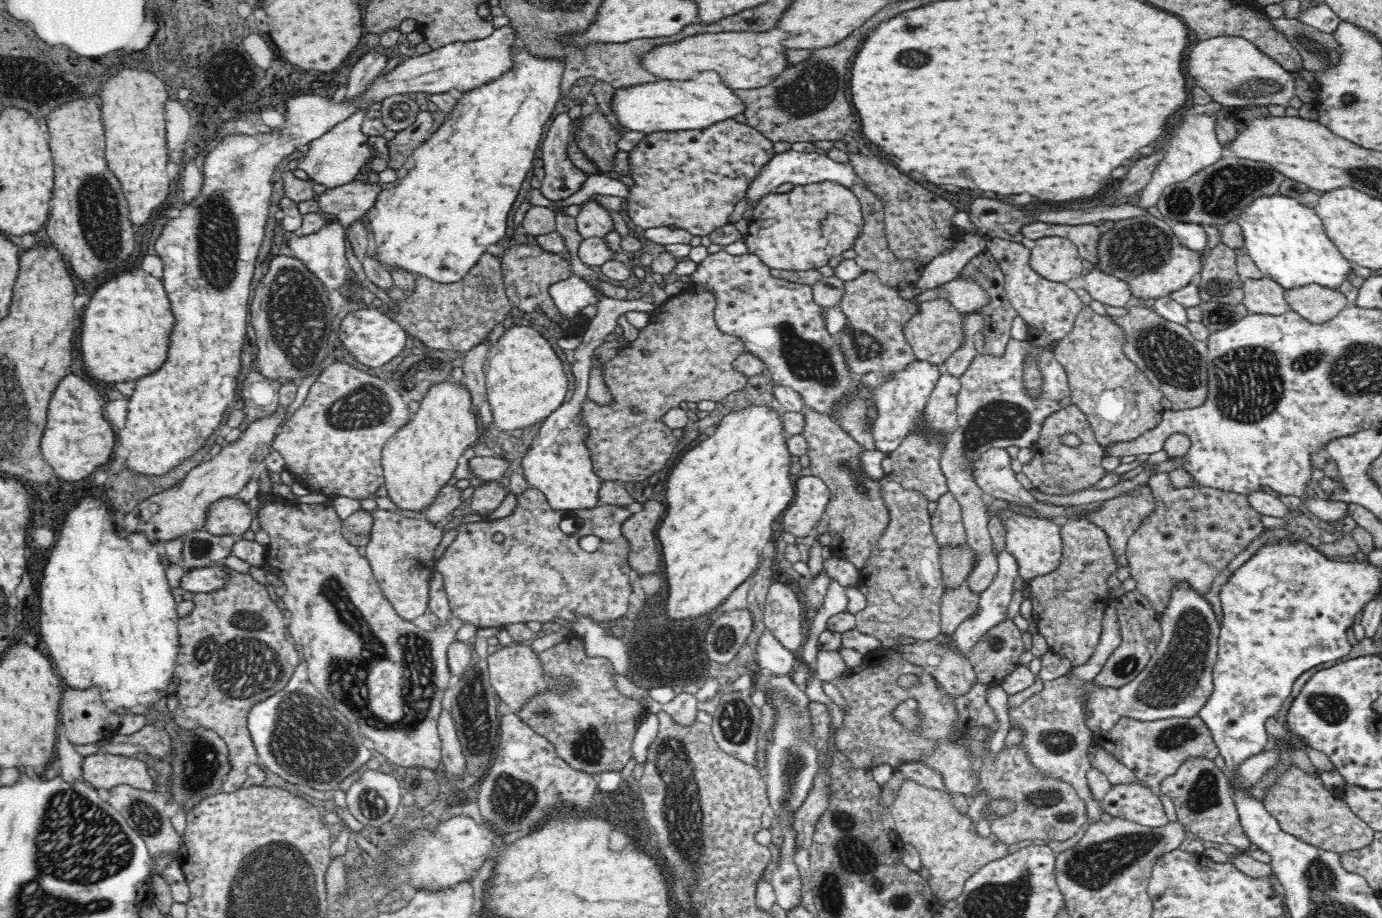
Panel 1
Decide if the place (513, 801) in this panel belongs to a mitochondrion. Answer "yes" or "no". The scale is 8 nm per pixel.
yes

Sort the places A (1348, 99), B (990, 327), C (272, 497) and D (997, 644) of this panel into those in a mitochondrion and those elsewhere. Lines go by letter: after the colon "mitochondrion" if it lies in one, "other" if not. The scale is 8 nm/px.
A: mitochondrion
B: other
C: other
D: mitochondrion

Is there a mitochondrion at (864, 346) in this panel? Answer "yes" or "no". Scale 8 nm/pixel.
yes

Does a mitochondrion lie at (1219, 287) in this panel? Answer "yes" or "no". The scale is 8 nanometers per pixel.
yes

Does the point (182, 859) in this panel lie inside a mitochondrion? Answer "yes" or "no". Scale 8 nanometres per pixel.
no

